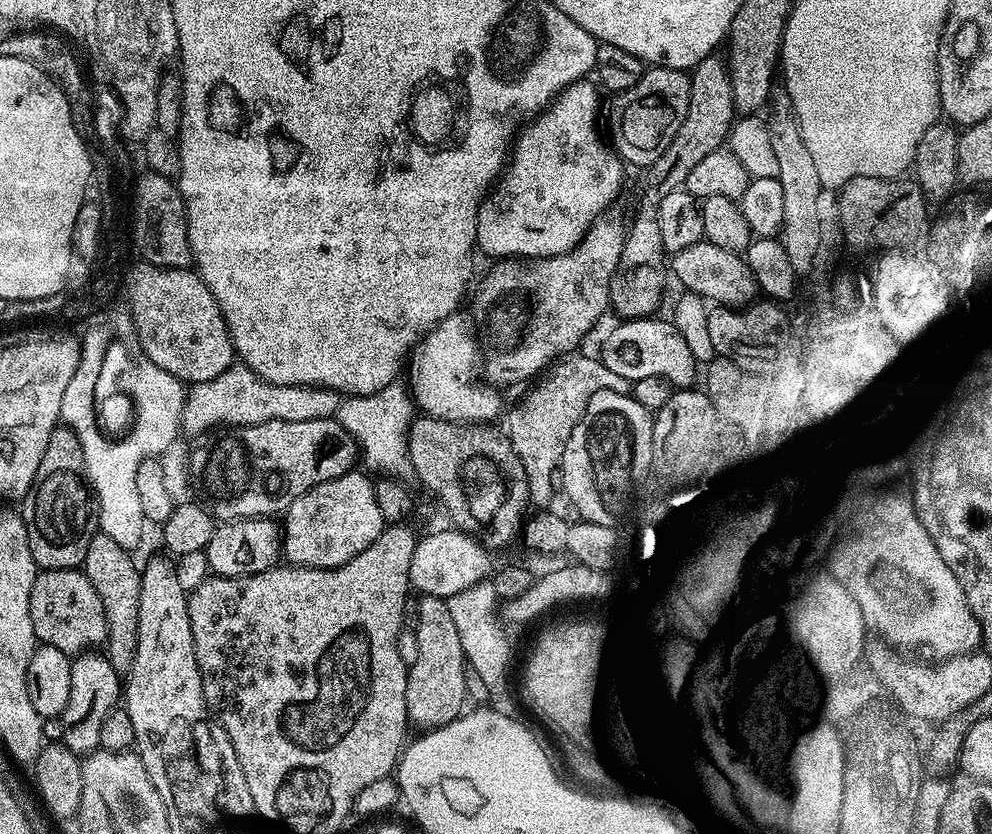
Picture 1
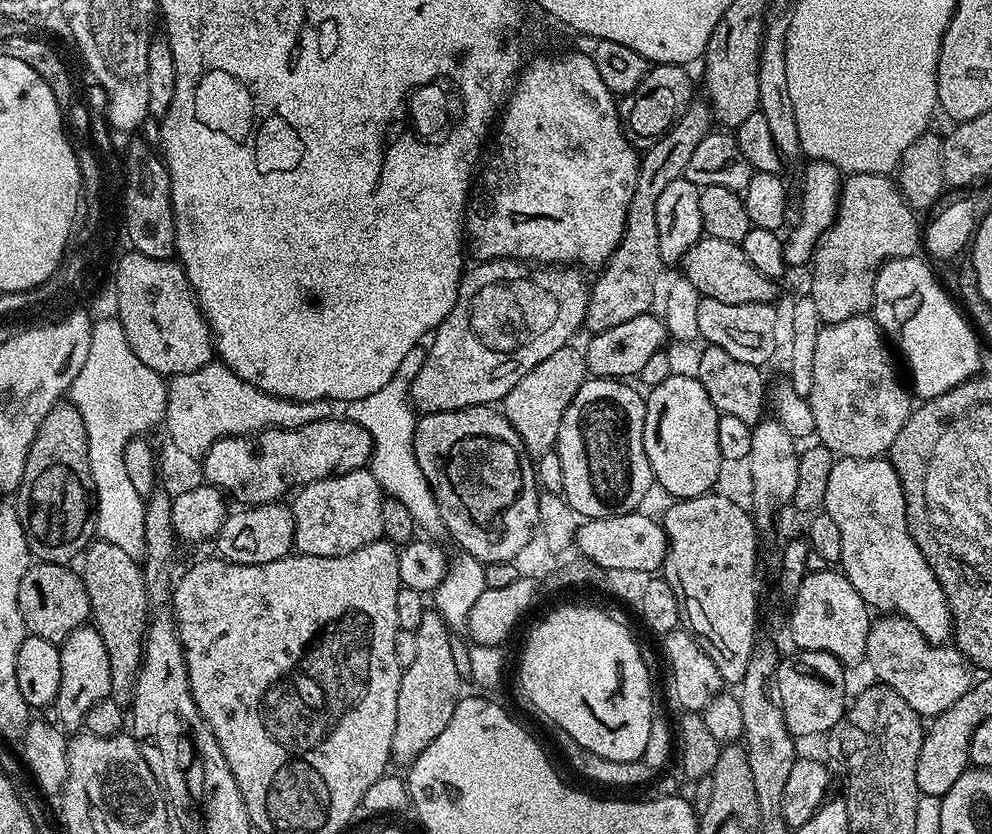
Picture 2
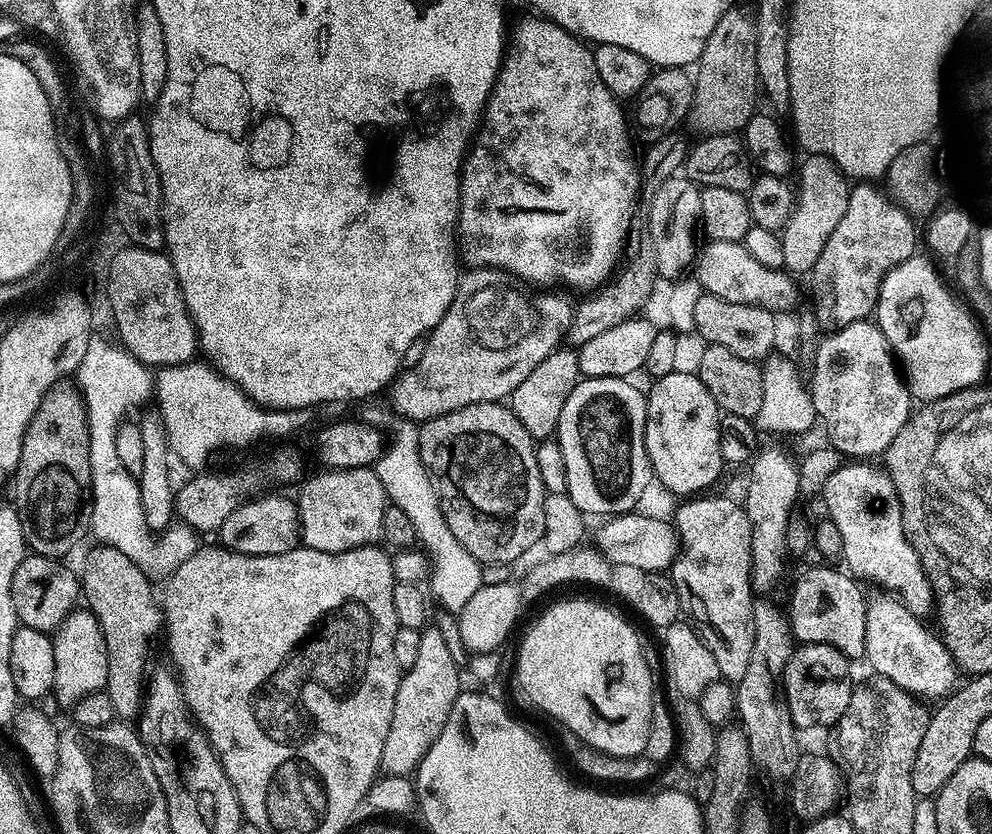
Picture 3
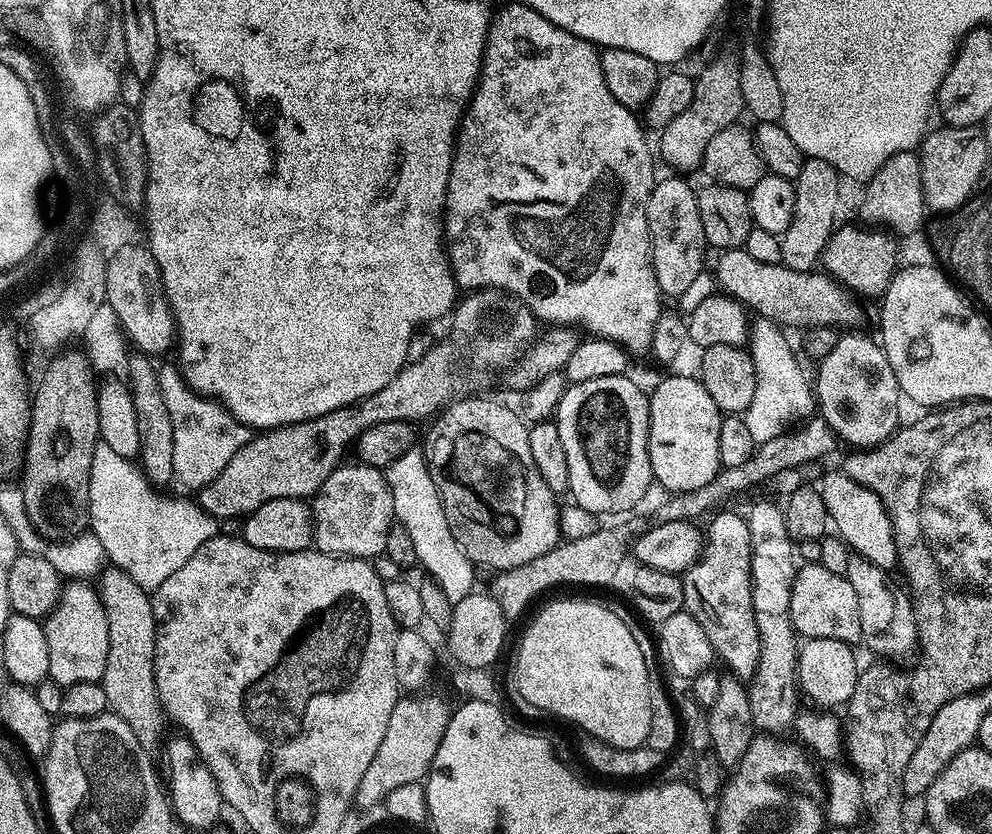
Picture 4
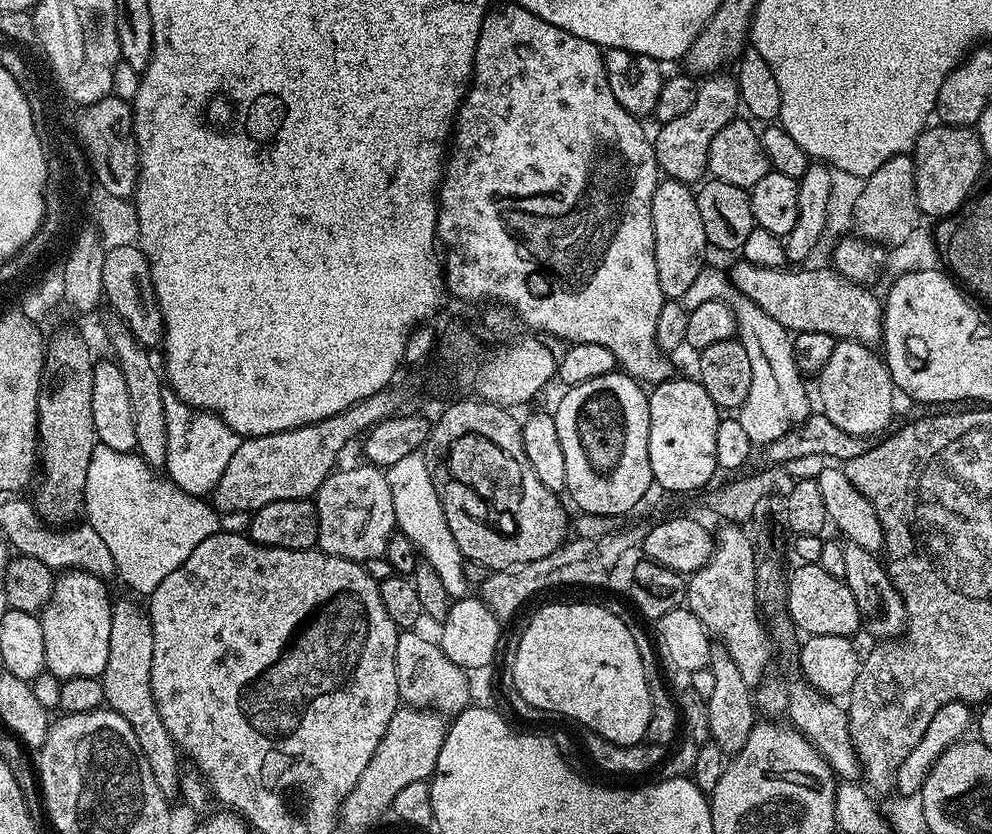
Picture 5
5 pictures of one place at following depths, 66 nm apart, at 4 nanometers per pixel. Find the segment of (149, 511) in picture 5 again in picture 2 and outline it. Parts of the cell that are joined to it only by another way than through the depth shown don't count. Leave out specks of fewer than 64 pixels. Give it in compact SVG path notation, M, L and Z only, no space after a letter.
M88 444L88 453L90 454L92 487L96 489L95 535L106 542L114 542L114 546L126 550L126 554L137 558L143 557L146 552L144 543L145 501L138 494L138 490L134 490L130 478L126 478L126 470L122 470L124 456L118 456L118 452L112 452L112 444Z

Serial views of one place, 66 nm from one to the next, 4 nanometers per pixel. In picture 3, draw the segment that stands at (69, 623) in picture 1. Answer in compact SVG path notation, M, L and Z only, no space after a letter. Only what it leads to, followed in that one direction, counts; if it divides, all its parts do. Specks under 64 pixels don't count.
M25 555L23 562L14 570L14 578L10 582L10 598L14 602L14 614L17 621L25 628L33 628L39 632L55 633L56 627L77 607L82 596L82 584L70 569L59 559L51 556Z

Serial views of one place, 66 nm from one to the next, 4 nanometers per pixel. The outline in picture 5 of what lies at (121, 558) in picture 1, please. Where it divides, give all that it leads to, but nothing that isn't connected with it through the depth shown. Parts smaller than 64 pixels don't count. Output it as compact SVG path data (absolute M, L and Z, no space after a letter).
M116 600L112 605L110 618L110 658L106 658L104 681L104 703L111 711L118 713L126 722L130 722L130 730L134 730L134 738L138 738L138 746L142 746L142 754L150 764L150 771L158 782L162 794L169 801L180 796L180 759L176 741L166 730L162 718L158 714L158 706L154 702L154 694L150 686L150 661L154 658L154 630L147 611L140 608L132 600Z

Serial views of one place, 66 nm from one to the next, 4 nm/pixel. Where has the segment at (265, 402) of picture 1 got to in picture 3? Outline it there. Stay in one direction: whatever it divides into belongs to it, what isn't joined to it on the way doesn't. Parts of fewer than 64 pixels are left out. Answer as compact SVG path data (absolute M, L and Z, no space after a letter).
M189 362L186 364L175 364L165 368L155 369L154 372L154 400L157 400L158 411L166 422L168 431L168 447L171 455L176 456L188 468L192 470L204 470L209 467L208 459L215 452L223 448L248 448L259 440L272 440L275 436L292 436L300 432L312 420L313 413L307 408L290 408L267 410L259 405L253 404L248 396L236 384L220 375L207 363Z

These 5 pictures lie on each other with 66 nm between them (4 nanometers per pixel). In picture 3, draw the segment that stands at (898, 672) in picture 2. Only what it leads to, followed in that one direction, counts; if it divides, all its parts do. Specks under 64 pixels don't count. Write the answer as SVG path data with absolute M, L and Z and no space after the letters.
M869 595L866 600L868 609L866 610L864 656L866 661L868 660L869 666L873 668L871 671L877 676L894 682L902 690L911 692L917 698L929 698L928 696L947 697L957 683L956 672L958 673L958 666L953 663L952 655L944 649L944 641L940 639L939 635L934 634L933 629L931 632L924 625L925 621L921 617L915 616L895 595L880 595L884 596Z

